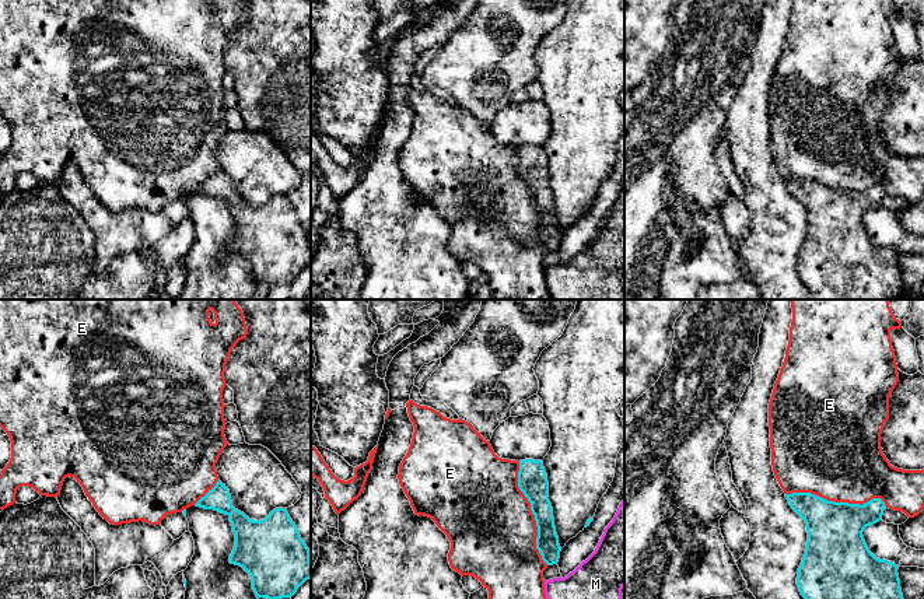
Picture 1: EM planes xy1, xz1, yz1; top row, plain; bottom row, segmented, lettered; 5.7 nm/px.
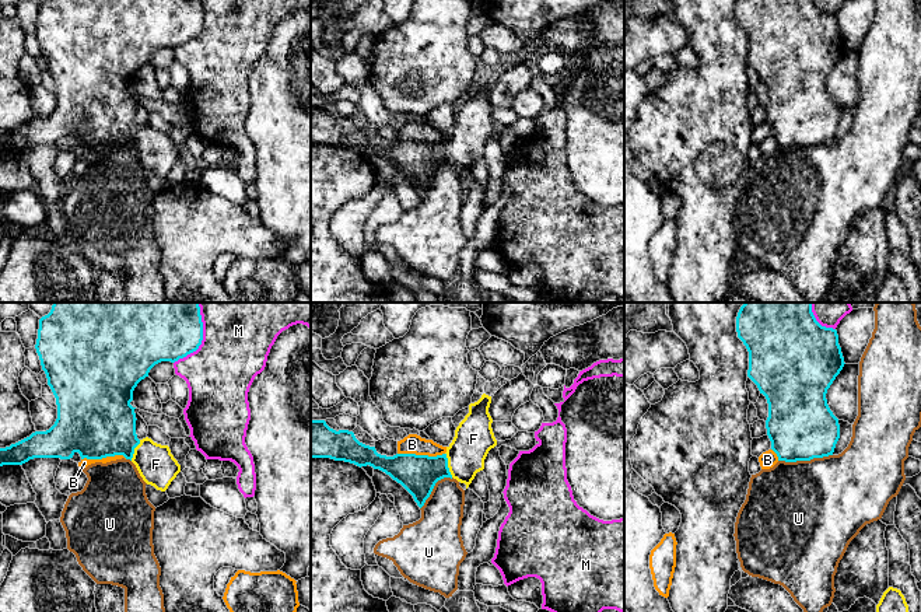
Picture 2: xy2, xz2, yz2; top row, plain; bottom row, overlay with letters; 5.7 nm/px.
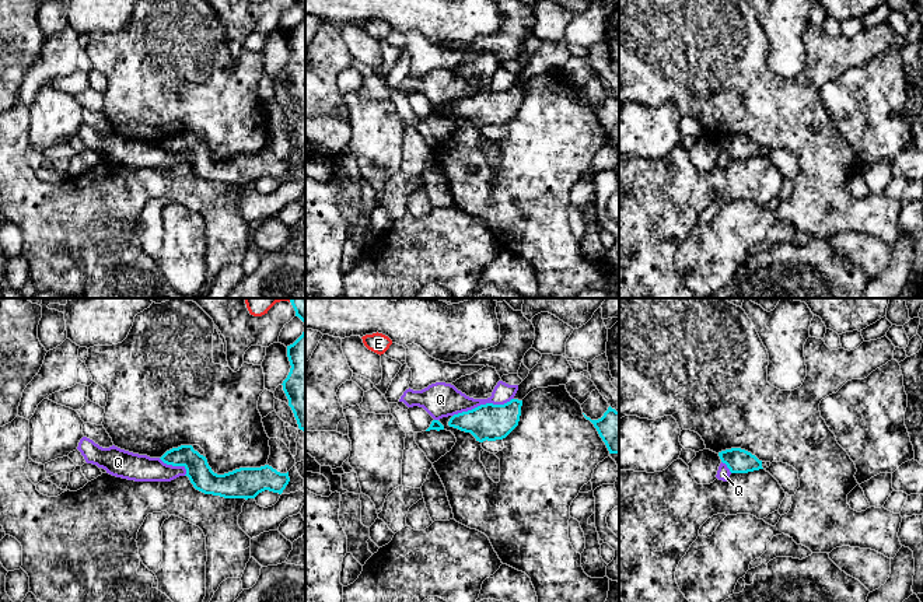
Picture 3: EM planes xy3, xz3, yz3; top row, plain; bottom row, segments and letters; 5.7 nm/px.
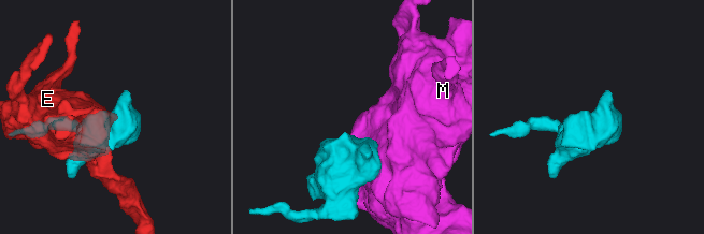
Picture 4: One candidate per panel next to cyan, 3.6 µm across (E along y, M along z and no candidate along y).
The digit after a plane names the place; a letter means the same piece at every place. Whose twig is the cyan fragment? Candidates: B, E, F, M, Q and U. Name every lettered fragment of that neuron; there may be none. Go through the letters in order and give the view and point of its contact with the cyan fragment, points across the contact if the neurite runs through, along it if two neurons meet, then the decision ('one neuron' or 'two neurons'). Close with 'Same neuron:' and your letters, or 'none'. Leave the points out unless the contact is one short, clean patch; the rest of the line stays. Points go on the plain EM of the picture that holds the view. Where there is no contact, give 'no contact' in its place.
B: xz2 (422, 142) | along xz2 (398, 139), (444, 140) | two neurons
E: yz1 (837, 189) | two neurons
F: xz2 (447, 151) | across xz2 (417, 160), (447, 151), (473, 125) | one neuron
M: xy2 (200, 30) | two neurons
Q: xz3 (482, 91) | along xz3 (513, 84), (503, 90), (481, 90), (453, 102) | two neurons
U: yz2 (805, 146) | along yz2 (832, 140), (809, 146), (778, 147) | two neurons
Same neuron: F

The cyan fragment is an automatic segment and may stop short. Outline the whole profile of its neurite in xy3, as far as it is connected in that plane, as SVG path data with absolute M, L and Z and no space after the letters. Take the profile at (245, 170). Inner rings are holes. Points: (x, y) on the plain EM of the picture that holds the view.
M192 132L172 134L160 146L167 151L183 153L185 162L196 176L224 185L255 185L265 176L282 181L290 168L289 158L280 160L269 151L240 154L217 161L209 153L206 143L195 137Z

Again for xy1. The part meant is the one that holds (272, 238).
M220 167L195 192L230 203L235 221L230 249L251 262L258 286L291 284L311 265L309 235L286 195L273 196L262 207L249 206L232 193L230 176Z

